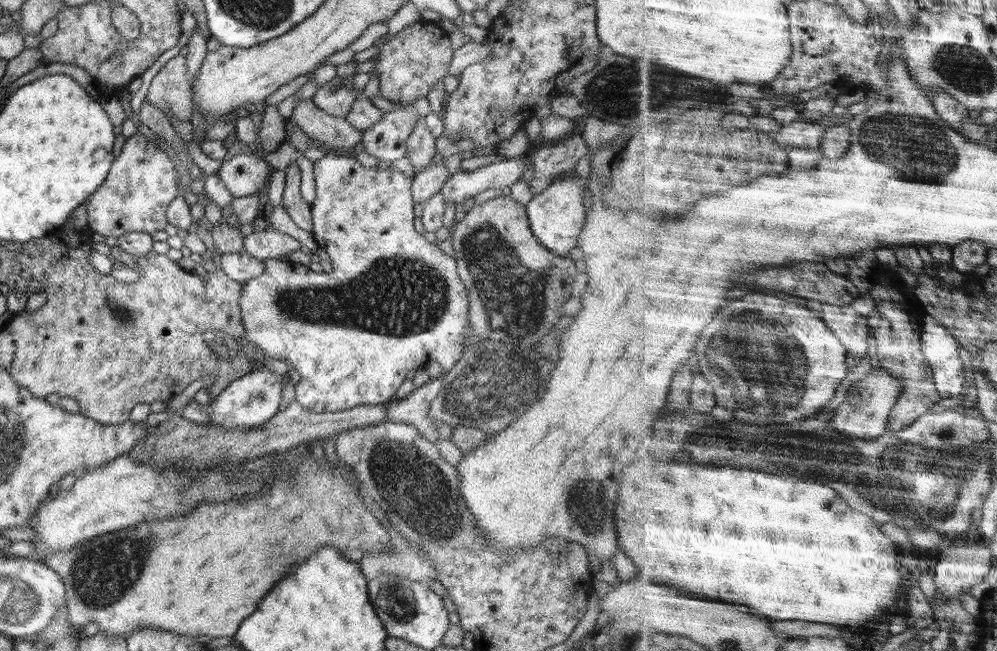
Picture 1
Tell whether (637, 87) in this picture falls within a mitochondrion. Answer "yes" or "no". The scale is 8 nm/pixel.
yes

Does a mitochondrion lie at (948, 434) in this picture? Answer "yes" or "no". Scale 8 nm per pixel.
yes

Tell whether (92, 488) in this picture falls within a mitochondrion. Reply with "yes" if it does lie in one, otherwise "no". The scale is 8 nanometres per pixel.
no

